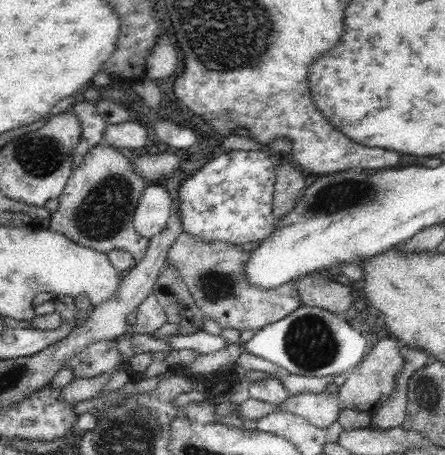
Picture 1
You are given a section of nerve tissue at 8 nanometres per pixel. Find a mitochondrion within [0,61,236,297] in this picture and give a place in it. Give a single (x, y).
(103, 214)

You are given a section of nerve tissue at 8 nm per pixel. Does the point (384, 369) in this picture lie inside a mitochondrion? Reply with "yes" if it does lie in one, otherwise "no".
yes

